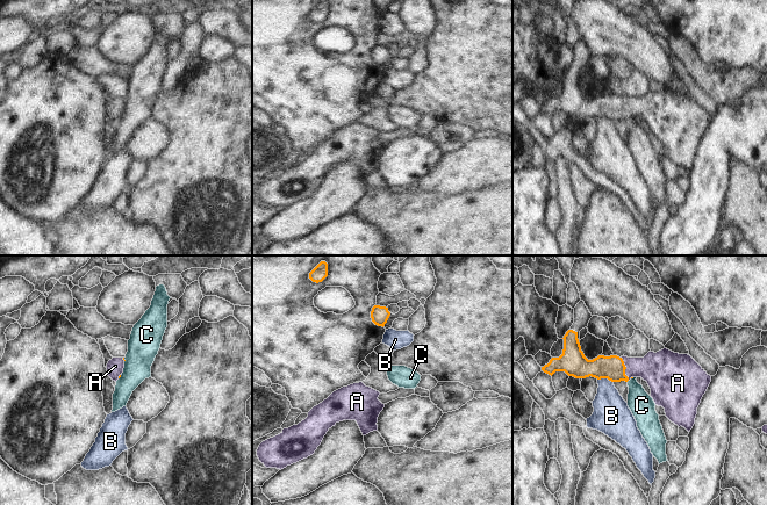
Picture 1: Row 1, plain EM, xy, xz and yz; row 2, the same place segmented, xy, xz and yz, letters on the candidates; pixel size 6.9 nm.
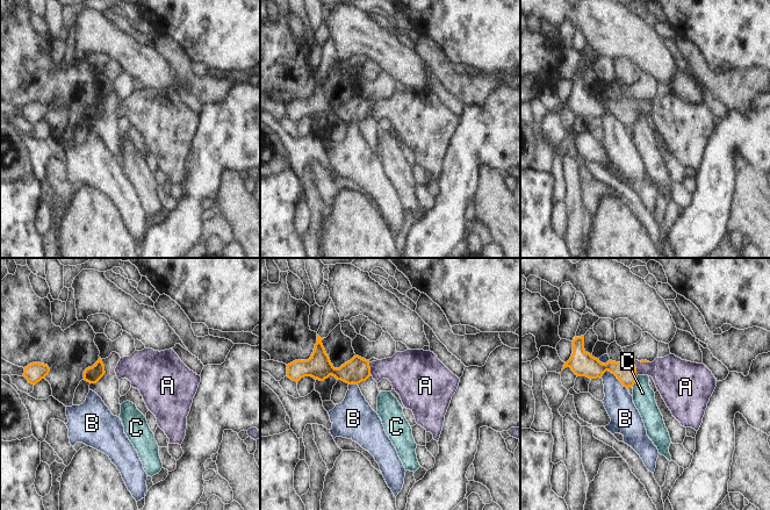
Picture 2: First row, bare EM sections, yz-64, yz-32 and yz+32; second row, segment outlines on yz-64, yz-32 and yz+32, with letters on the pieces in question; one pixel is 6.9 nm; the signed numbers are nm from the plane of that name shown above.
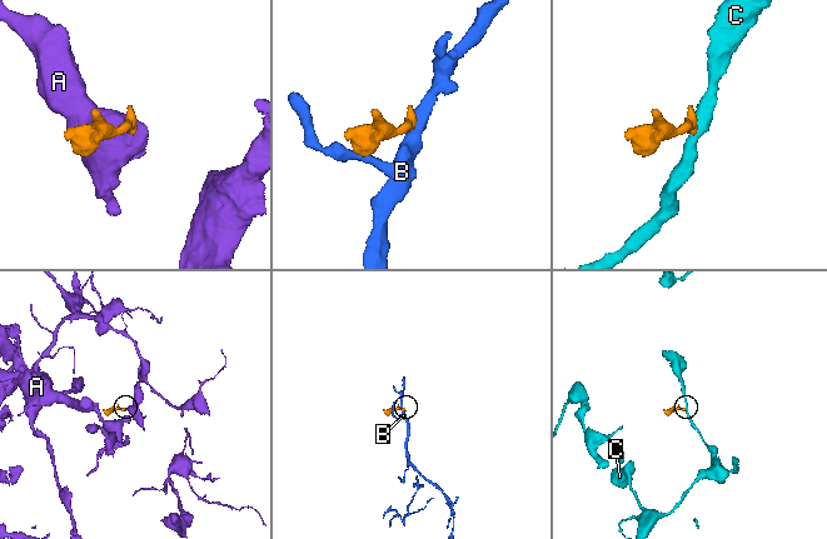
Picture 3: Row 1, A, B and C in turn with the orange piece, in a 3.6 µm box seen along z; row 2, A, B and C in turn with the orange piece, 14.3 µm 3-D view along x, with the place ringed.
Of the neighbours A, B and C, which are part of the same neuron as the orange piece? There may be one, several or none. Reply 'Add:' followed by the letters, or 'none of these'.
Add: A

